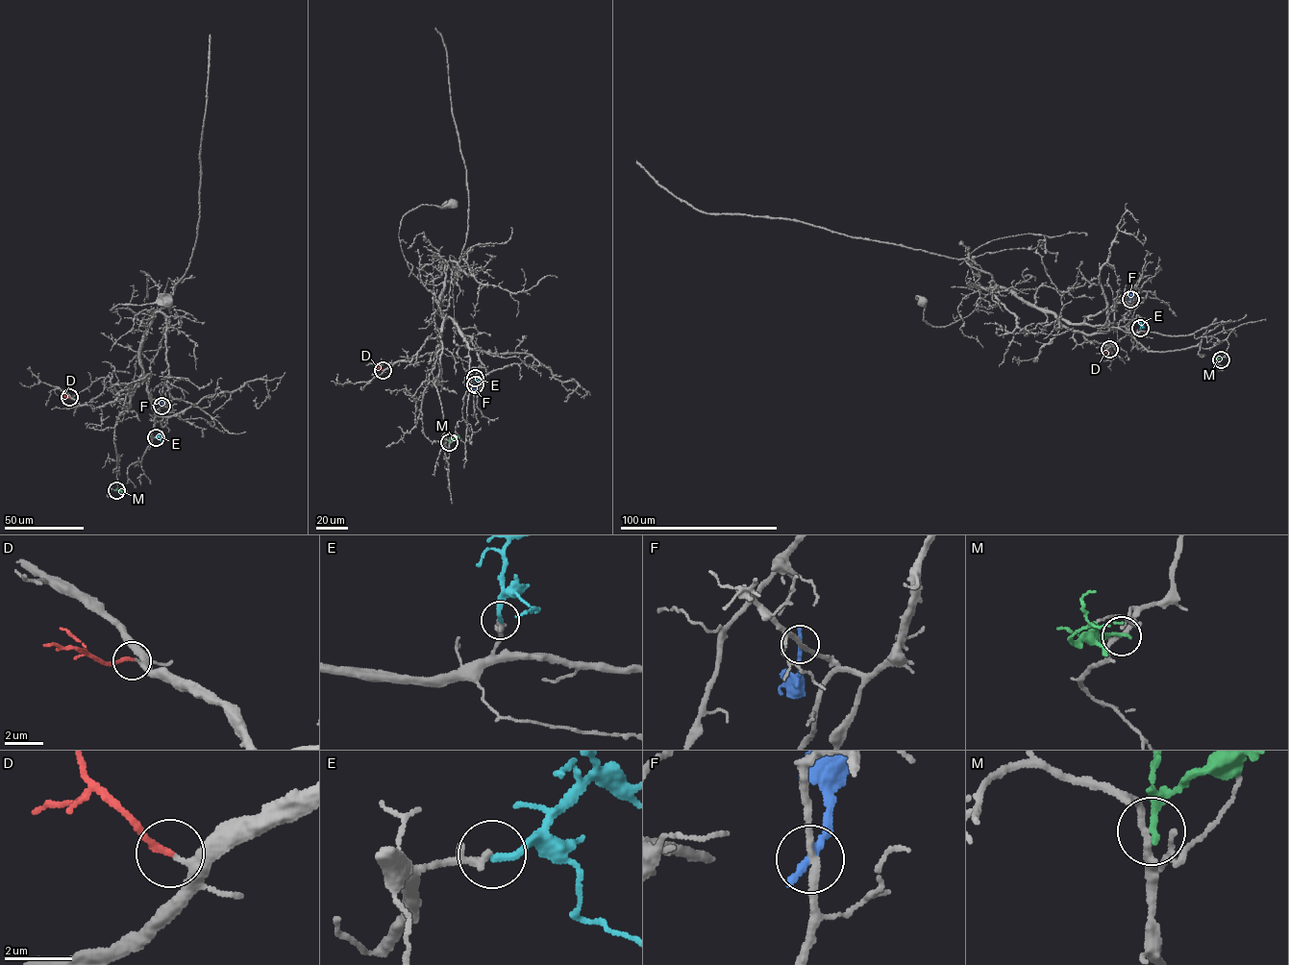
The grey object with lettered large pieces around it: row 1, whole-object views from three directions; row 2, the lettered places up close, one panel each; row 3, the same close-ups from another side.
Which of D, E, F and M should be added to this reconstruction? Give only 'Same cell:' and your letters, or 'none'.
Same cell: D, E

